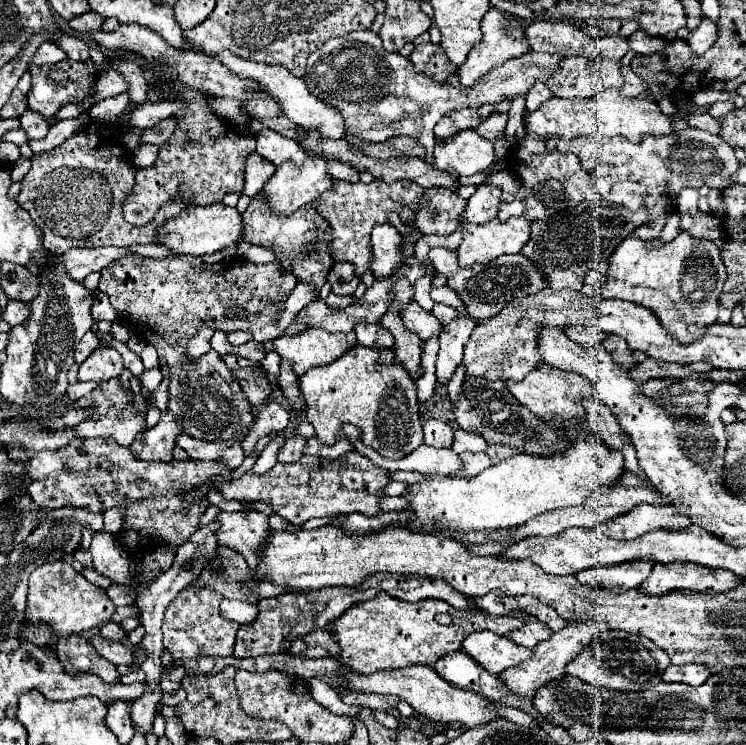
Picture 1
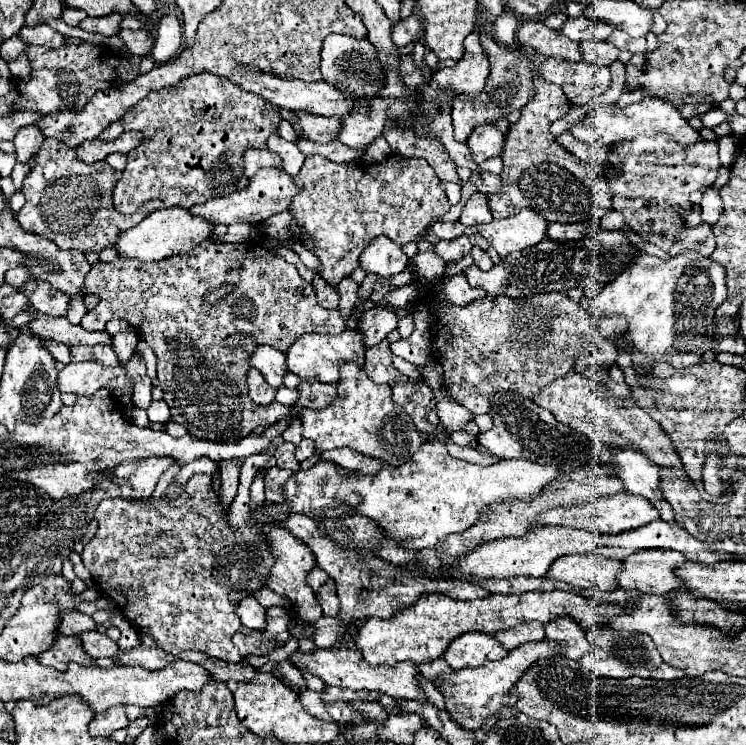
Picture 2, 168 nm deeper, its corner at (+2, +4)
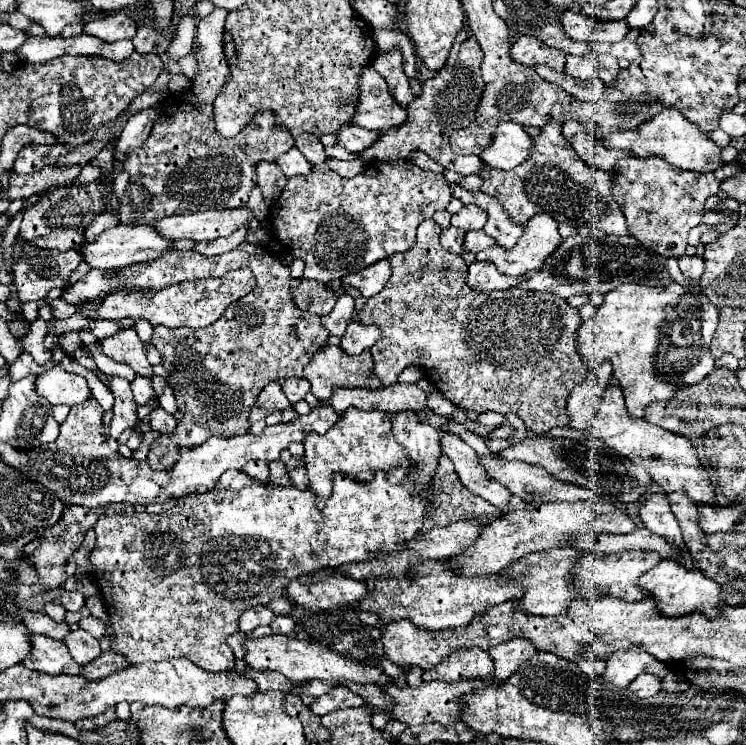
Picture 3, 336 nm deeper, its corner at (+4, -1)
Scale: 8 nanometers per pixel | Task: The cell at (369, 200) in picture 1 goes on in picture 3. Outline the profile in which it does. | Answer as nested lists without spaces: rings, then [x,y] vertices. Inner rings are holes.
[[[410,159],[378,161],[376,173],[360,173],[356,177],[340,177],[326,163],[314,165],[308,175],[290,177],[278,201],[270,207],[268,225],[278,235],[294,257],[306,263],[304,279],[330,283],[350,273],[390,257],[392,253],[408,251],[416,241],[416,229],[422,221],[430,219],[436,211],[444,211],[452,199],[450,187],[442,173],[426,171]]]

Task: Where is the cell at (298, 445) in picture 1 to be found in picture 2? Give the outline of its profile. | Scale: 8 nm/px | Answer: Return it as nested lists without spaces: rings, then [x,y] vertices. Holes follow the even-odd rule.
[[[284,442],[282,446],[276,448],[274,458],[276,458],[276,466],[278,466],[278,468],[286,468],[286,470],[292,470],[292,472],[300,470],[298,460],[294,458],[294,448],[296,448],[296,446],[290,444],[290,442]]]

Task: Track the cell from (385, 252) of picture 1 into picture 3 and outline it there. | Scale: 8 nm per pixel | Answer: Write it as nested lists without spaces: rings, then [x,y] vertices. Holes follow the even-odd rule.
[[[384,259],[384,261],[376,261],[376,265],[370,265],[358,273],[344,277],[342,283],[356,287],[368,299],[368,297],[372,297],[384,289],[384,285],[388,283],[388,279],[392,275],[390,271],[392,271],[392,265],[388,259]]]

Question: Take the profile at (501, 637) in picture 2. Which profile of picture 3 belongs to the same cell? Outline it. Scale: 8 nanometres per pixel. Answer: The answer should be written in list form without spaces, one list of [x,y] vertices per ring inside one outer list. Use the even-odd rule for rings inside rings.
[[[510,639],[510,641],[504,641],[496,647],[492,647],[488,653],[494,661],[494,675],[502,681],[506,681],[520,665],[524,665],[524,661],[528,661],[538,649],[532,645],[532,641],[526,641],[526,639]]]

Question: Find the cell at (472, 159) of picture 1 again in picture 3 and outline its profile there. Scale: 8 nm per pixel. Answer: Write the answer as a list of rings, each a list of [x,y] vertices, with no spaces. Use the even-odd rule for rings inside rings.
[[[504,121],[498,125],[492,143],[480,153],[480,157],[486,165],[492,165],[494,169],[510,171],[528,157],[530,147],[532,139],[524,133],[522,125]]]

